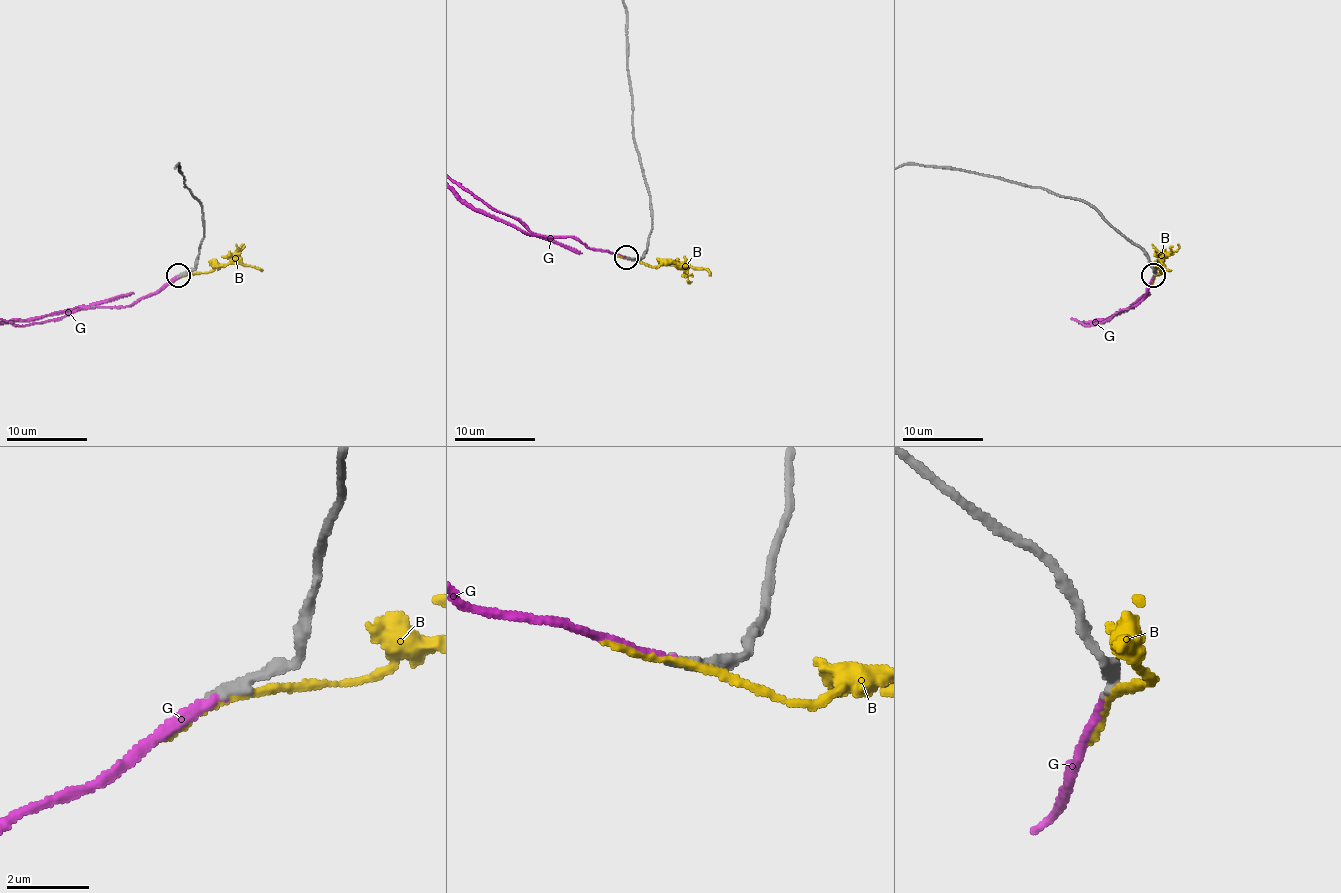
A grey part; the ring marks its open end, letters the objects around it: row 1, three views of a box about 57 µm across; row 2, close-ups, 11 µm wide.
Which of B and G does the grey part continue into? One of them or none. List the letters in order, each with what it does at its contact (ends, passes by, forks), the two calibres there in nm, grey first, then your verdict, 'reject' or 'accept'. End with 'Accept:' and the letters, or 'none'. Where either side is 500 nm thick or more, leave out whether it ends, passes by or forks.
B: it passes by; 280 nm thick on the grey side, 180 nm on the other; reject
G: it ends there; 240 nm thick on the grey side, 180 nm on the other; accept
Accept: G

